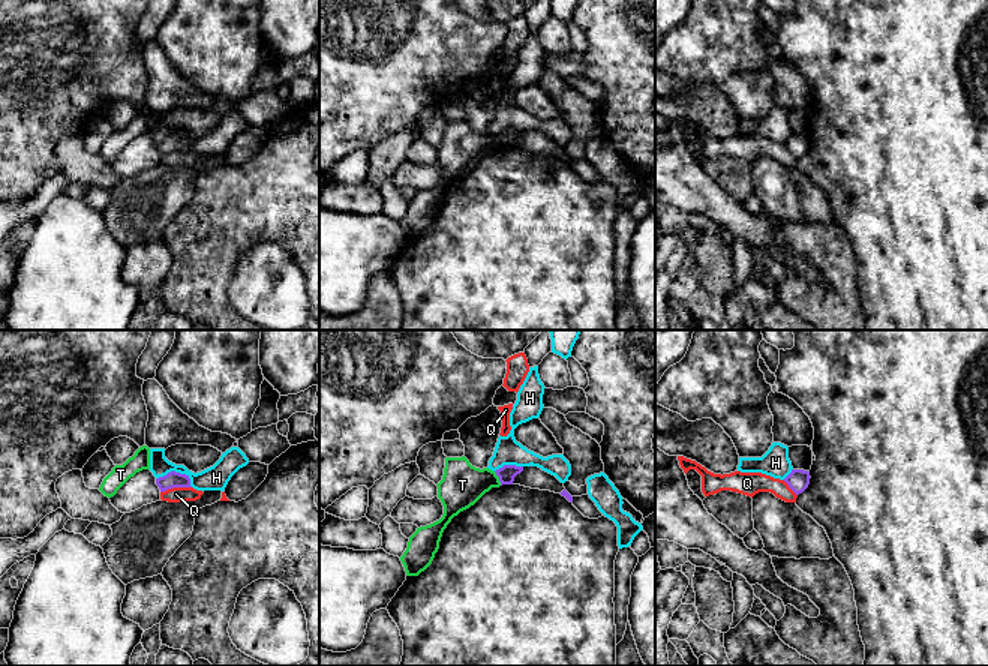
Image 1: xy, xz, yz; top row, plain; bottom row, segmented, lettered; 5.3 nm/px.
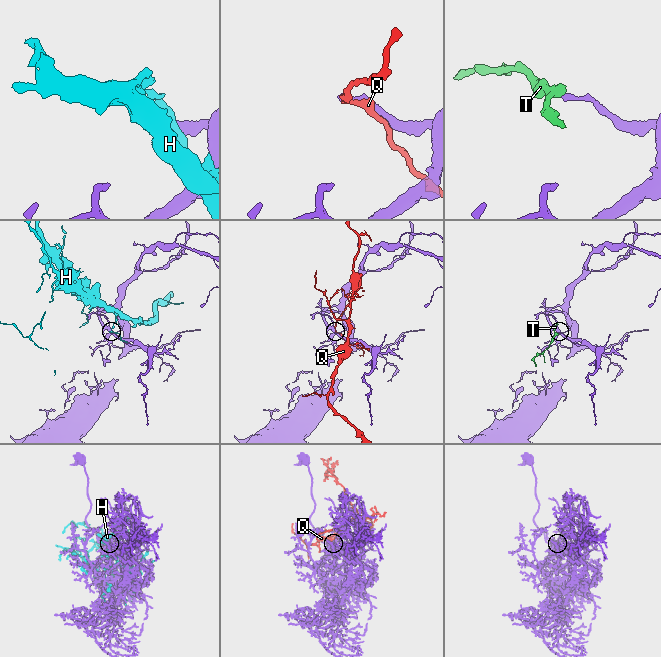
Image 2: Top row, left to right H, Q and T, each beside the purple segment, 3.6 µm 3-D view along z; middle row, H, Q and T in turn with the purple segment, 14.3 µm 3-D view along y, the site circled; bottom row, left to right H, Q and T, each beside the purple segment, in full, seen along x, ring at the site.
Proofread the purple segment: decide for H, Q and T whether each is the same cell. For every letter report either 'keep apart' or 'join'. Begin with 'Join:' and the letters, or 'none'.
Join: none
H: keep apart
Q: keep apart
T: keep apart

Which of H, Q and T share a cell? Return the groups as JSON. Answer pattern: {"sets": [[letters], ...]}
{"sets": [["H"], ["Q"], ["T"]]}

